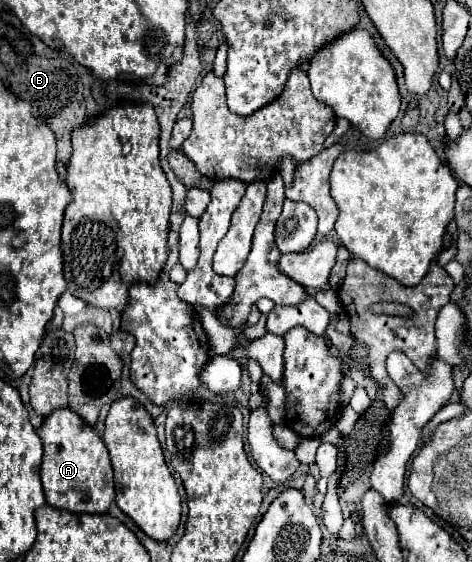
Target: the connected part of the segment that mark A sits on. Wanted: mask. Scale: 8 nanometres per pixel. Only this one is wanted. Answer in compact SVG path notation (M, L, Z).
M62 408L46 416L38 432L44 444L40 476L46 502L72 514L106 514L114 502L114 480L108 450L94 428L70 408Z

